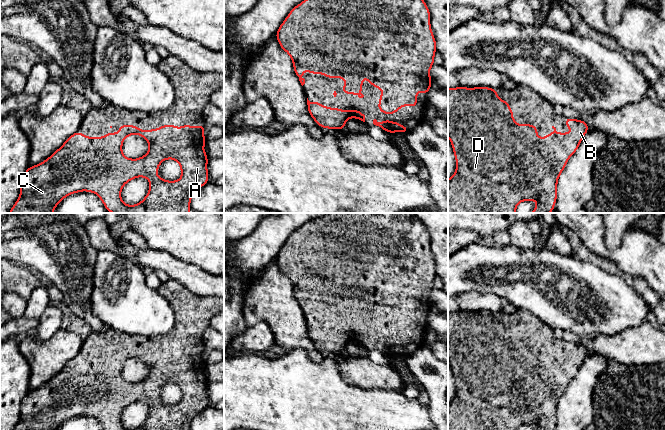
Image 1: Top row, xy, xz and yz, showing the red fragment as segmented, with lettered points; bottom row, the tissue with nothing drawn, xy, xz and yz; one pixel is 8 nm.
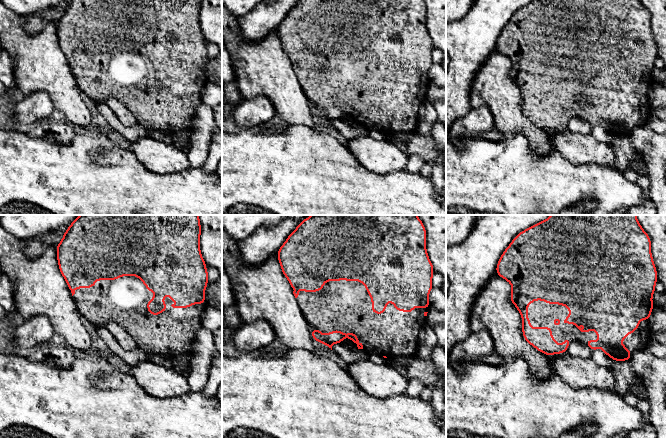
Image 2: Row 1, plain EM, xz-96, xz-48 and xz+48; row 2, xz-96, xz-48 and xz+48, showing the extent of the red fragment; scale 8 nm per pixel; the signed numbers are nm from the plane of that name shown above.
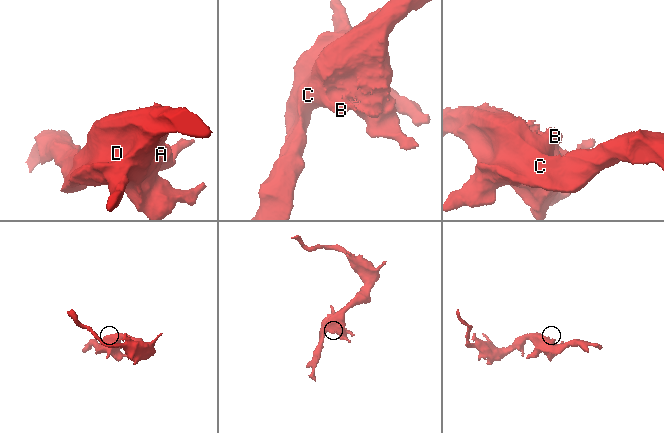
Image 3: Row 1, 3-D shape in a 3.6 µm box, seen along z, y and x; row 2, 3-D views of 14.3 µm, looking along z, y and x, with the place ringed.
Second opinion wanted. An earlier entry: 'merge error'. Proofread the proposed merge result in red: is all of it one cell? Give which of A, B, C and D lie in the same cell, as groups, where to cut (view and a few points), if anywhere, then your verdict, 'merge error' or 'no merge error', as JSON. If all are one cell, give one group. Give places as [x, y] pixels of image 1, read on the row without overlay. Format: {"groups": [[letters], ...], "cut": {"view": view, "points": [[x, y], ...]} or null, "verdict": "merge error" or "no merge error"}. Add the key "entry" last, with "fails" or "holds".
{"groups": [["A", "B", "C", "D"]], "cut": null, "verdict": "no merge error", "entry": "fails"}

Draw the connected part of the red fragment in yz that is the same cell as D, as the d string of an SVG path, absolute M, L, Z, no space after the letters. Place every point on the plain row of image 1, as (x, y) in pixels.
M457 311L448 313L448 361L453 371L453 377L456 383L456 395L452 401L448 403L448 430L517 430L521 425L536 424L537 430L555 430L557 423L557 406L559 399L564 394L569 382L577 375L582 363L589 354L587 347L583 344L573 342L565 342L565 349L569 353L573 353L573 357L558 357L556 352L552 350L554 355L543 363L537 360L537 350L528 347L518 349L513 344L513 334L509 332L508 325L502 325L497 320L497 313L489 311Z

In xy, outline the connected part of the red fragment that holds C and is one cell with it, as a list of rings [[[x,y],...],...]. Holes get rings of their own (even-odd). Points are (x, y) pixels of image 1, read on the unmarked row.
[[[118,349],[118,353],[121,354],[120,357],[106,357],[104,361],[86,361],[84,357],[75,356],[73,359],[69,360],[64,368],[56,374],[48,383],[44,384],[42,387],[30,390],[26,396],[23,398],[20,405],[20,421],[15,426],[13,430],[57,430],[66,420],[71,419],[73,417],[88,415],[95,417],[99,420],[104,430],[190,430],[191,421],[193,418],[202,410],[208,407],[208,394],[207,387],[208,381],[205,376],[205,367],[206,364],[204,362],[204,353],[205,349],[198,349],[194,352],[192,349],[182,349],[180,353],[177,352],[176,349],[162,349],[158,353],[150,353],[146,356],[144,353],[138,353],[136,349]],[[129,359],[140,359],[145,362],[145,364],[149,367],[149,374],[146,379],[138,382],[138,383],[129,383],[124,380],[122,377],[122,368],[124,363]],[[166,383],[174,383],[176,384],[181,392],[181,403],[176,405],[167,405],[157,400],[157,394],[162,385]],[[137,401],[146,401],[150,406],[150,412],[146,421],[136,429],[126,429],[121,424],[121,413],[123,410],[129,406],[131,403],[135,403]]]

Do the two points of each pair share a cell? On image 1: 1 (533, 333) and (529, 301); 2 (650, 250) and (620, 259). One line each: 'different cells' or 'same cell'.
1: different cells
2: same cell

